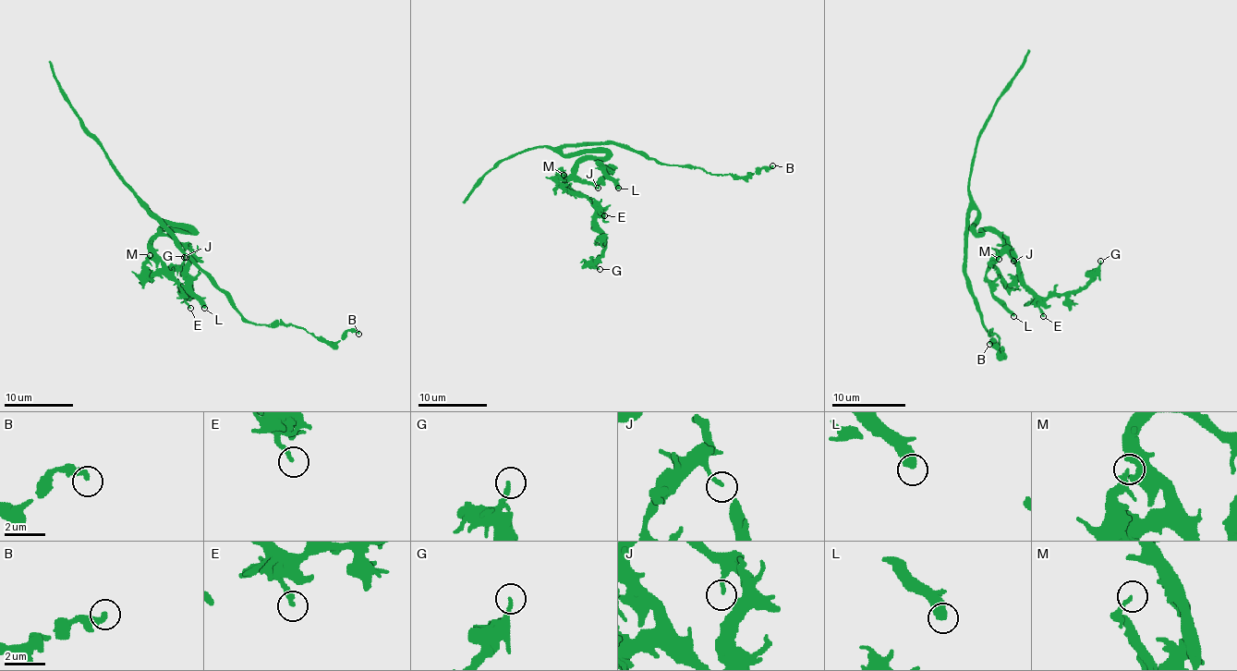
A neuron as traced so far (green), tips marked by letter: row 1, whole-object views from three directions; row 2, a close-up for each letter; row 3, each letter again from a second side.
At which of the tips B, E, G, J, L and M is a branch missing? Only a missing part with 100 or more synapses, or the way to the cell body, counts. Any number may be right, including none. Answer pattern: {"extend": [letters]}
{"extend": []}

